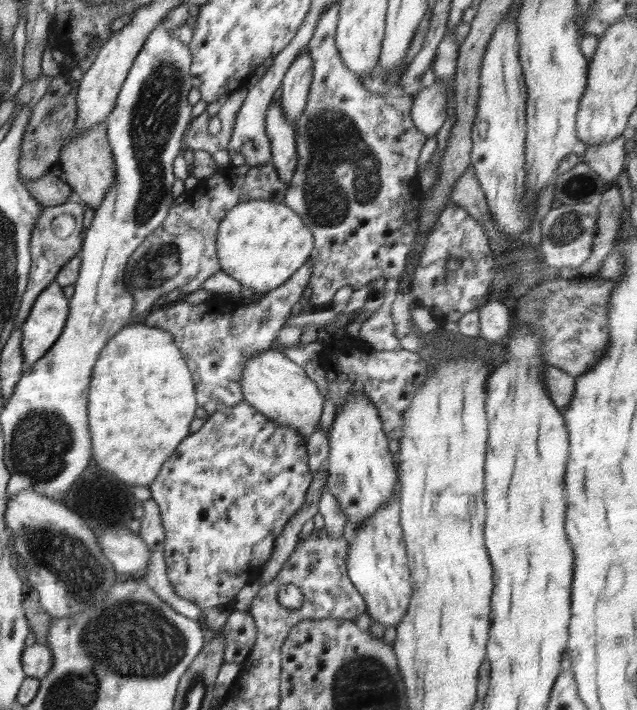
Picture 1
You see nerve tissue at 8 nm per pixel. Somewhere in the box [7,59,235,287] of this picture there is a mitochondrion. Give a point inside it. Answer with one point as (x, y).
(37, 149)

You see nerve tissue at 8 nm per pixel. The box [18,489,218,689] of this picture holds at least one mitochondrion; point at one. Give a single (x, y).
(68, 558)

